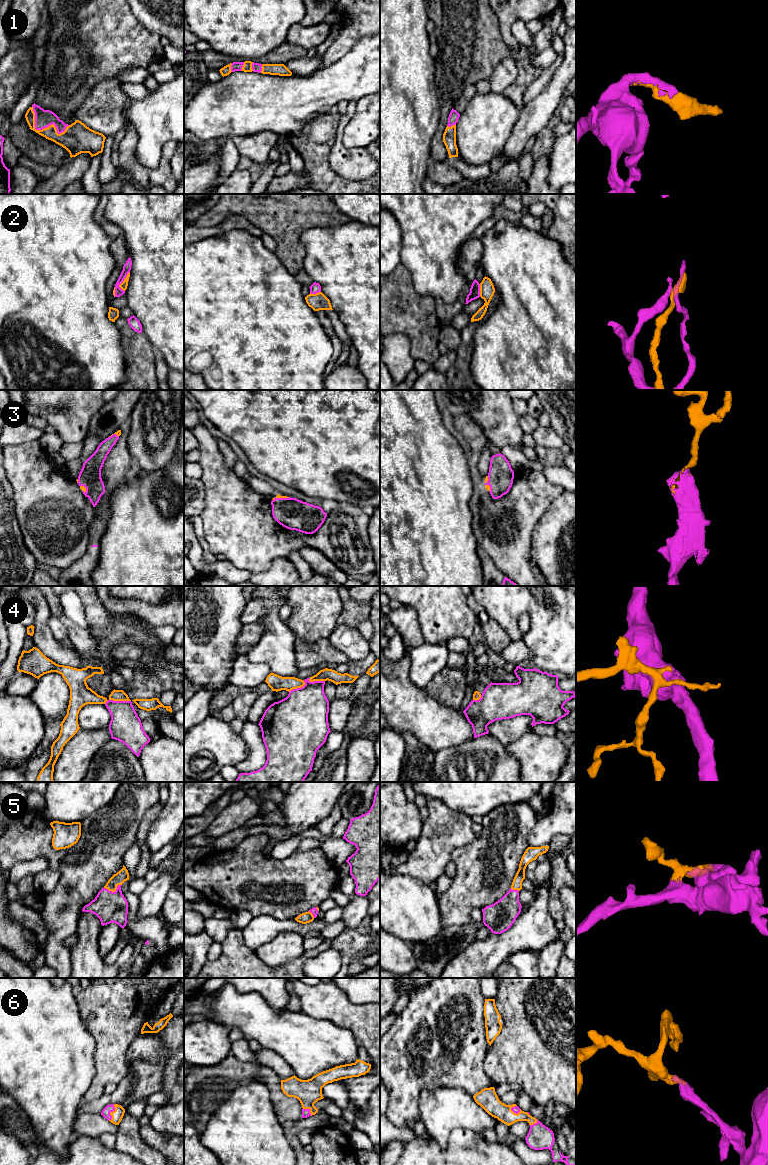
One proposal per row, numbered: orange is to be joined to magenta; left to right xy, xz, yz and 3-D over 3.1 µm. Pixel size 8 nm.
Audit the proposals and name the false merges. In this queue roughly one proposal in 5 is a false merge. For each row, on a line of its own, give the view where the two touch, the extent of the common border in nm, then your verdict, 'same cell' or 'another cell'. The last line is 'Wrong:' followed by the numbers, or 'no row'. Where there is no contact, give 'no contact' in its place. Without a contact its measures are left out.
1: xy | 340 nm | same cell
2: xy | 170 nm | same cell
3: yz | 130 nm | same cell
4: xy | 220 nm | another cell
5: xy | 150 nm | same cell
6: xy | 140 nm | same cell
Wrong: 4

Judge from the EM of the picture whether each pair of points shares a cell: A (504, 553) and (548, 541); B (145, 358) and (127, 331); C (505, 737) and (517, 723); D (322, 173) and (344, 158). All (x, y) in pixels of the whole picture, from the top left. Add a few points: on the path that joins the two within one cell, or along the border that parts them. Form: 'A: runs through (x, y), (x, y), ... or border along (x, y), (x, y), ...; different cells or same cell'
A: border along (536, 522), (532, 535), (532, 557), (539, 567); different cells
B: runs through (138, 351), (129, 338); same cell
C: runs through (506, 734), (514, 726); same cell
D: border along (326, 161), (336, 173), (351, 180); different cells

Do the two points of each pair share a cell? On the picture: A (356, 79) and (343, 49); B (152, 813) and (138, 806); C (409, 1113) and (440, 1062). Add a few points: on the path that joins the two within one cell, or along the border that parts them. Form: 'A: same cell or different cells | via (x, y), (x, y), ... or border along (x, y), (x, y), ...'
A: different cells | border along (362, 37), (343, 56), (325, 65)
B: different cells | border along (159, 801), (147, 810), (137, 832)
C: same cell | via (409, 1100), (409, 1093), (427, 1075)

